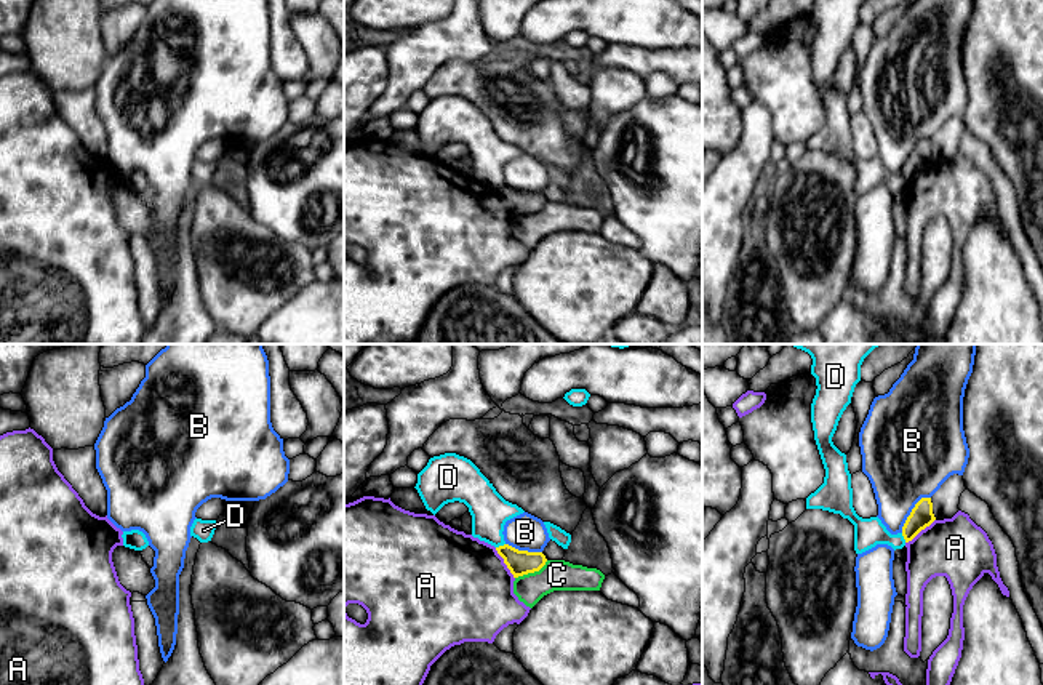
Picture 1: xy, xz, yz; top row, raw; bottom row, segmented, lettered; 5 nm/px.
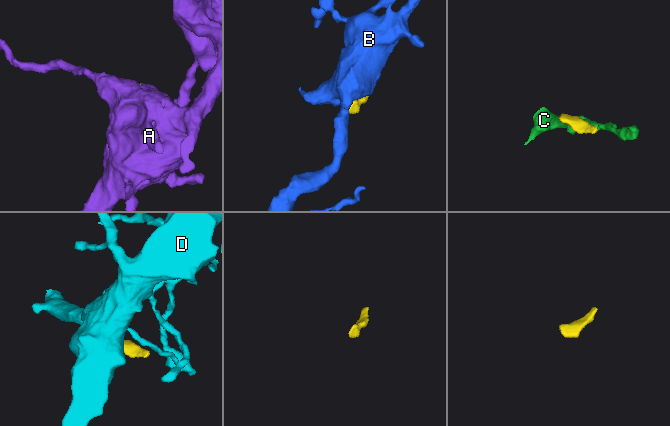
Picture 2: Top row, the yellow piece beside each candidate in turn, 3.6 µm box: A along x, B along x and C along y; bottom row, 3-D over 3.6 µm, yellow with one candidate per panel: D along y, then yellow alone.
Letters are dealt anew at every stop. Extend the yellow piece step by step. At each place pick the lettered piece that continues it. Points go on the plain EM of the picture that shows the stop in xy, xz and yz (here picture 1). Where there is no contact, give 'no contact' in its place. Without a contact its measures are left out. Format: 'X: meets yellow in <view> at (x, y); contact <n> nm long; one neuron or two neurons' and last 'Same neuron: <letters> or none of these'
A: meets yellow in xz at (504, 204); contact 190 nm long; two neurons
B: meets yellow in yz at (912, 152); contact 240 nm long; two neurons
C: meets yellow in xz at (531, 213); contact 190 nm long; two neurons
D: meets yellow in xz at (499, 188); contact 50 nm long; two neurons
Same neuron: none of these

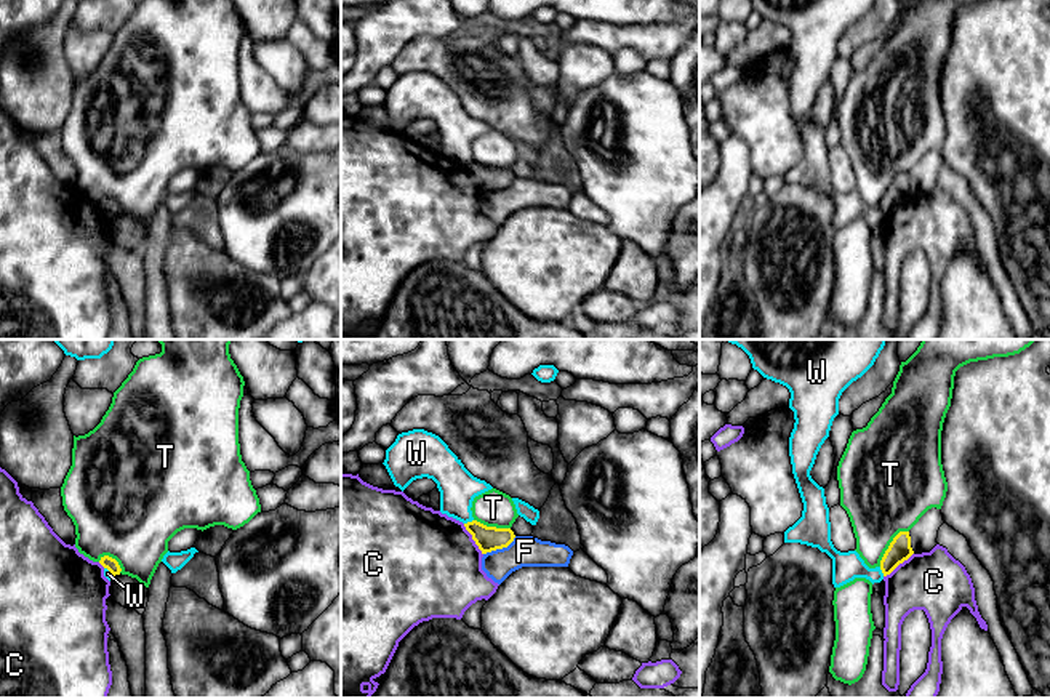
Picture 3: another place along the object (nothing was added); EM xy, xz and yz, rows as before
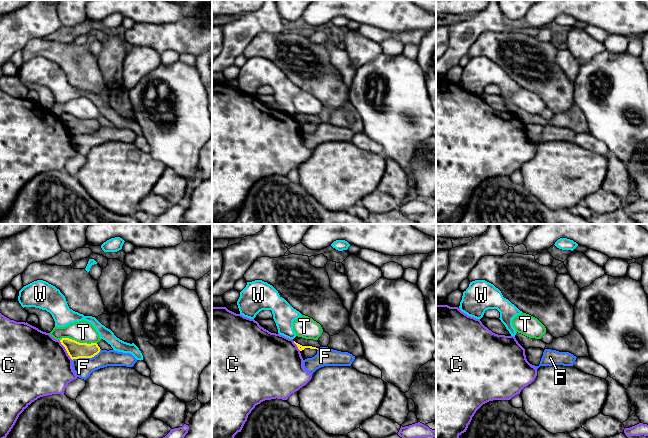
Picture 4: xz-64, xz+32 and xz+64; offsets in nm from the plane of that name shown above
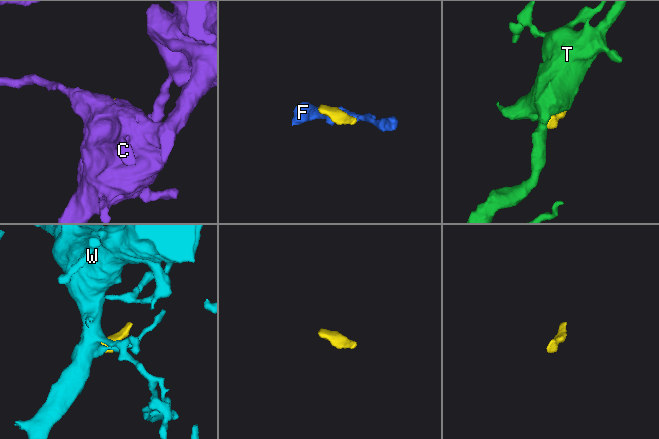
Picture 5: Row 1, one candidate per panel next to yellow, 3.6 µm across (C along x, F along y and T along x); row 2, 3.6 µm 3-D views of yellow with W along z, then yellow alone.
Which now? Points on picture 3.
C: meets yellow in xz at (472, 180); contact 190 nm long; two neurons
F: meets yellow in xz at (500, 189); contact 190 nm long; two neurons
T: meets yellow in yz at (890, 186); contact 240 nm long; two neurons
W: meets yellow in xz at (468, 164); contact 50 nm long; two neurons
Same neuron: none of these

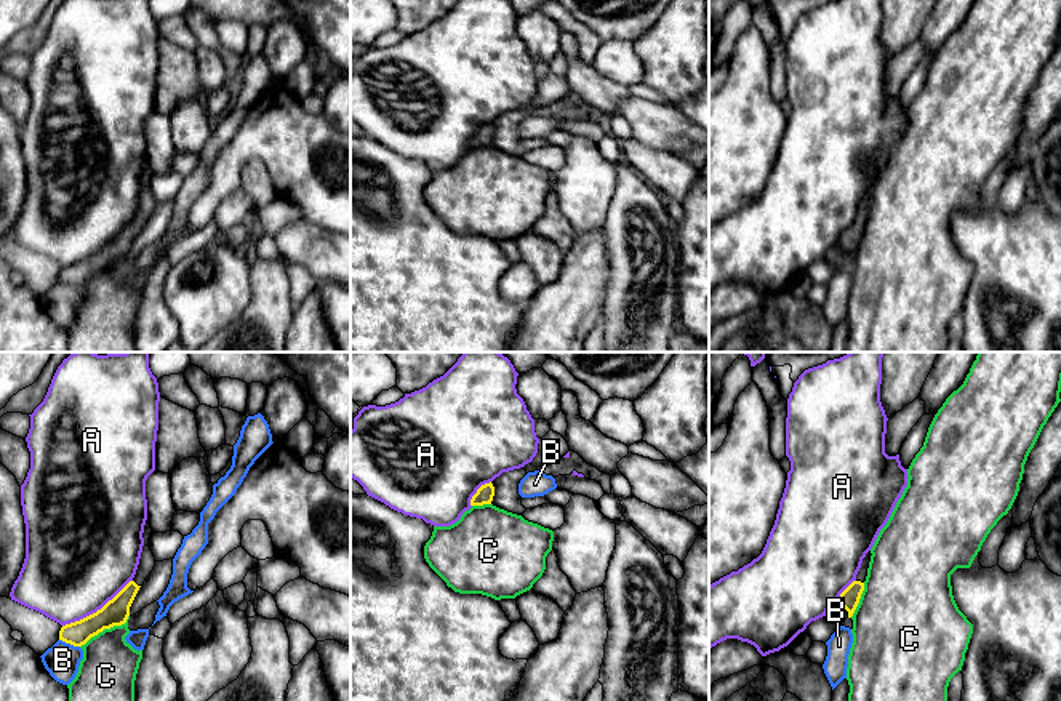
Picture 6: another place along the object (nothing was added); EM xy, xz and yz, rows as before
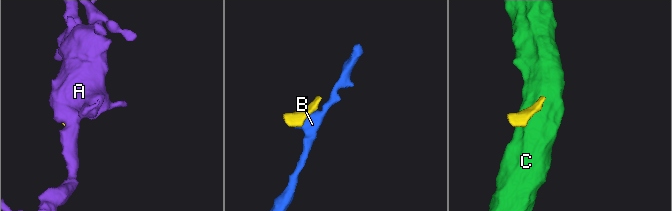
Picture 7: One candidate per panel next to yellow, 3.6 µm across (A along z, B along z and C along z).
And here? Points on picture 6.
A: meets yellow in xy at (98, 252); contact 420 nm long; two neurons
B: meets yellow in xy at (69, 284); contact 110 nm long; two neurons
C: meets yellow in xy at (106, 269); contact 300 nm long; two neurons
Same neuron: none of these

